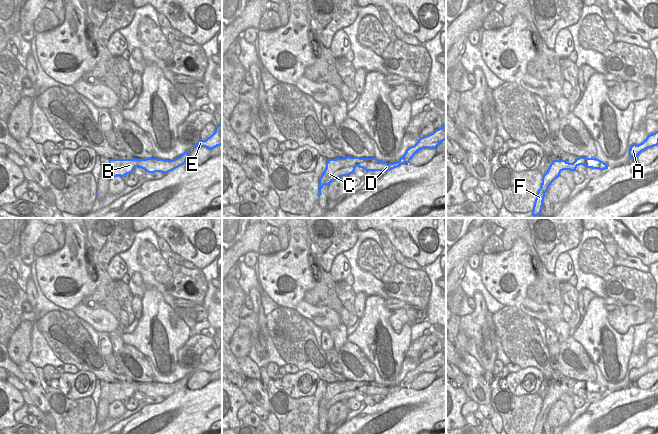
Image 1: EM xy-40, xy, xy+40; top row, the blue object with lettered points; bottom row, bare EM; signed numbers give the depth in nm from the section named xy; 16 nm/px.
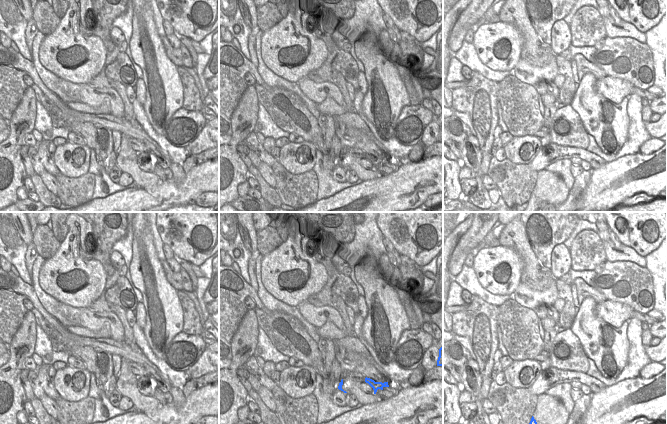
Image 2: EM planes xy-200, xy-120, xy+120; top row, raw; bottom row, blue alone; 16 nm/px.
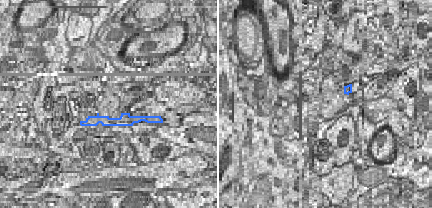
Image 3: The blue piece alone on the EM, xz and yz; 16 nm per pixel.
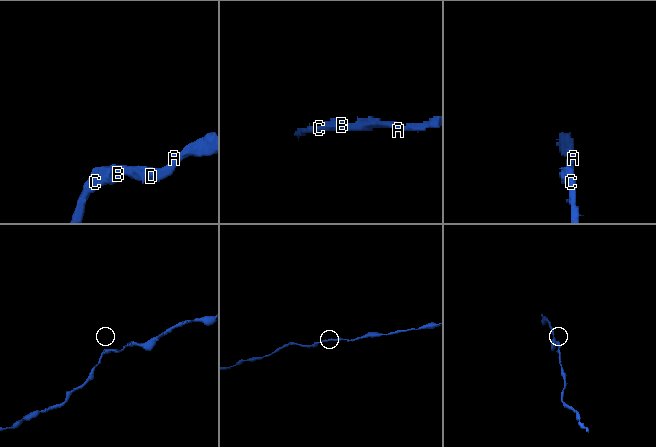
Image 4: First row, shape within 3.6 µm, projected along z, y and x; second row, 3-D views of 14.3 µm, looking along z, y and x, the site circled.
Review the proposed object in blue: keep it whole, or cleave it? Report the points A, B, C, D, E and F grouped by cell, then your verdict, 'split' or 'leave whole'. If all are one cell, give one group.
A B C D E F; leave whole

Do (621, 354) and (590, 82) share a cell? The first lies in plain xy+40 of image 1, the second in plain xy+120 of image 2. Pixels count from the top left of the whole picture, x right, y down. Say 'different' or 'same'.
same

